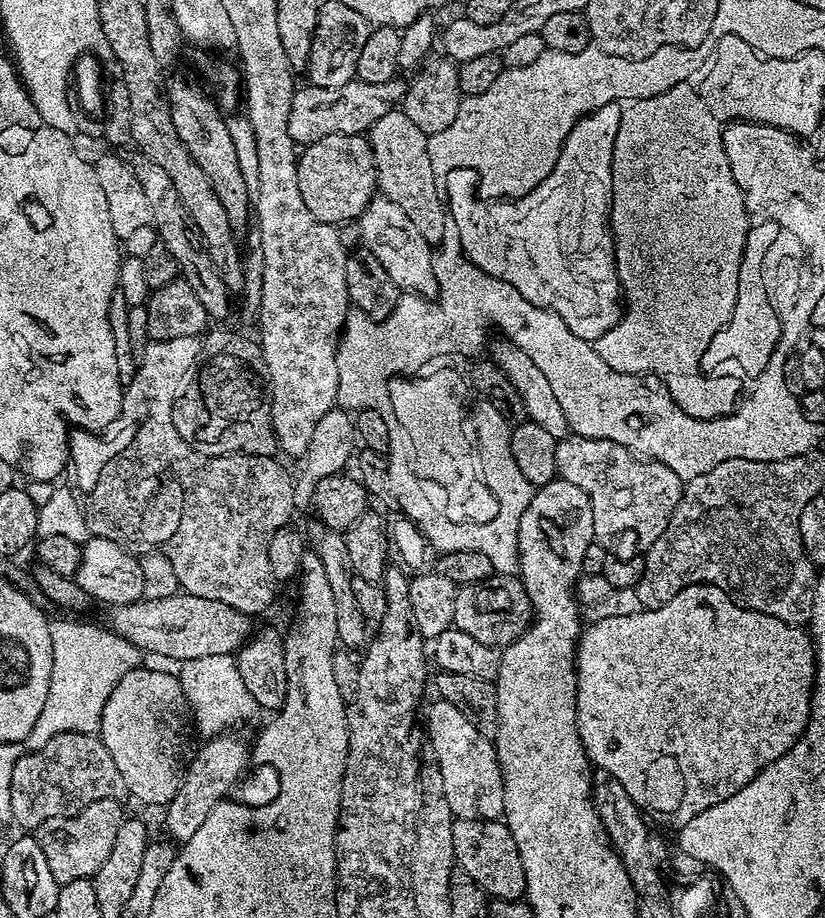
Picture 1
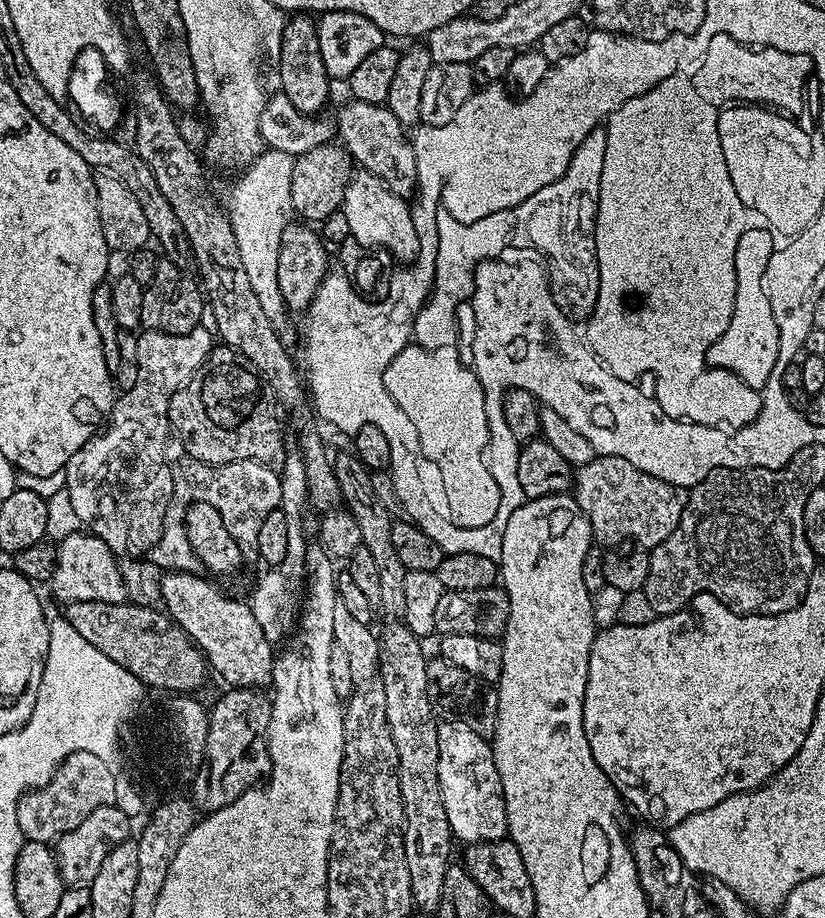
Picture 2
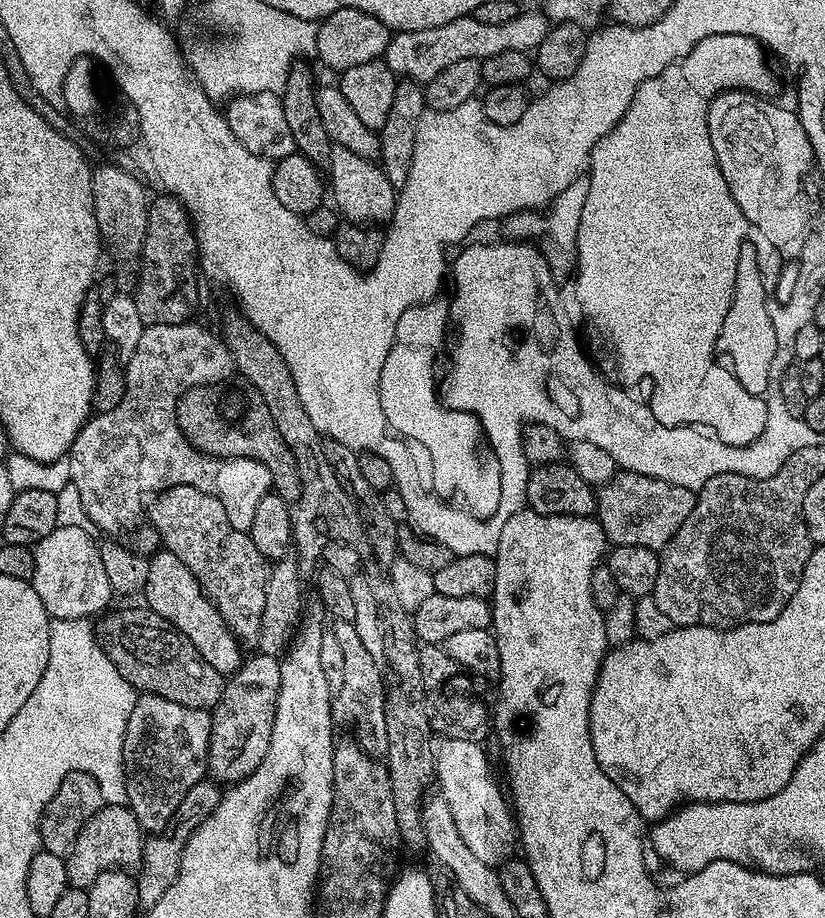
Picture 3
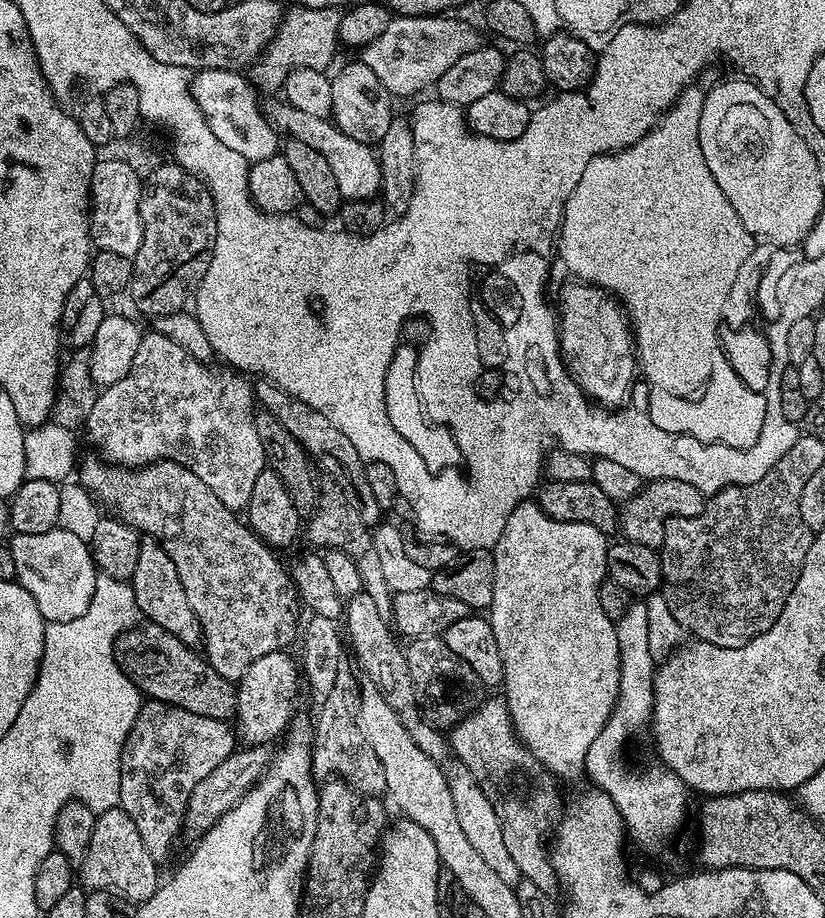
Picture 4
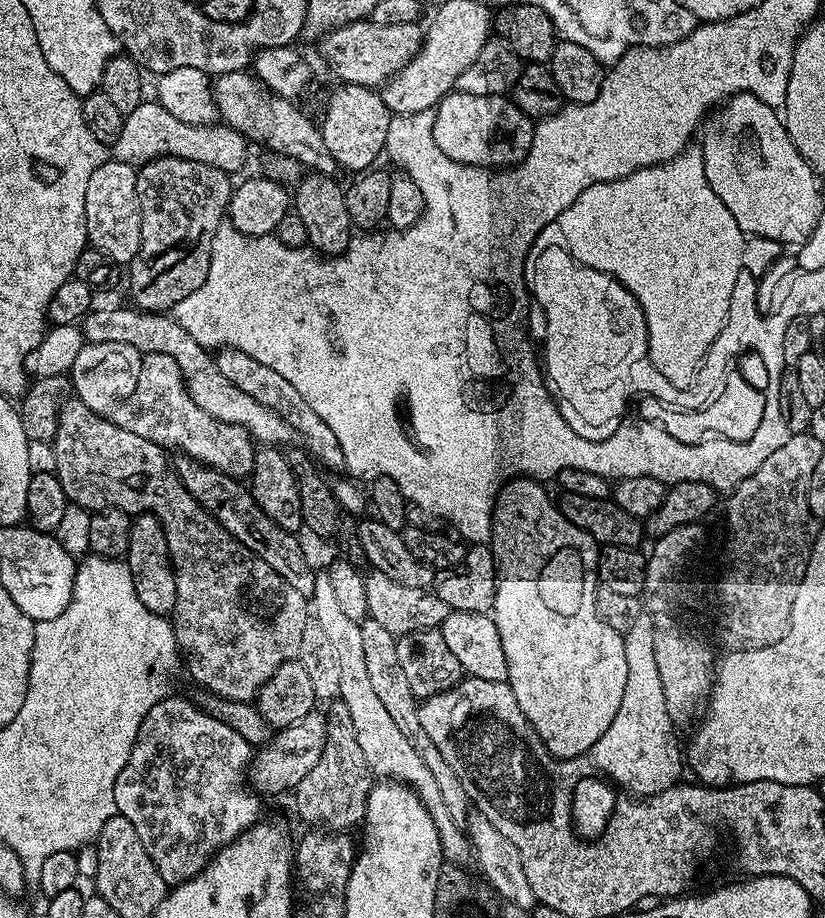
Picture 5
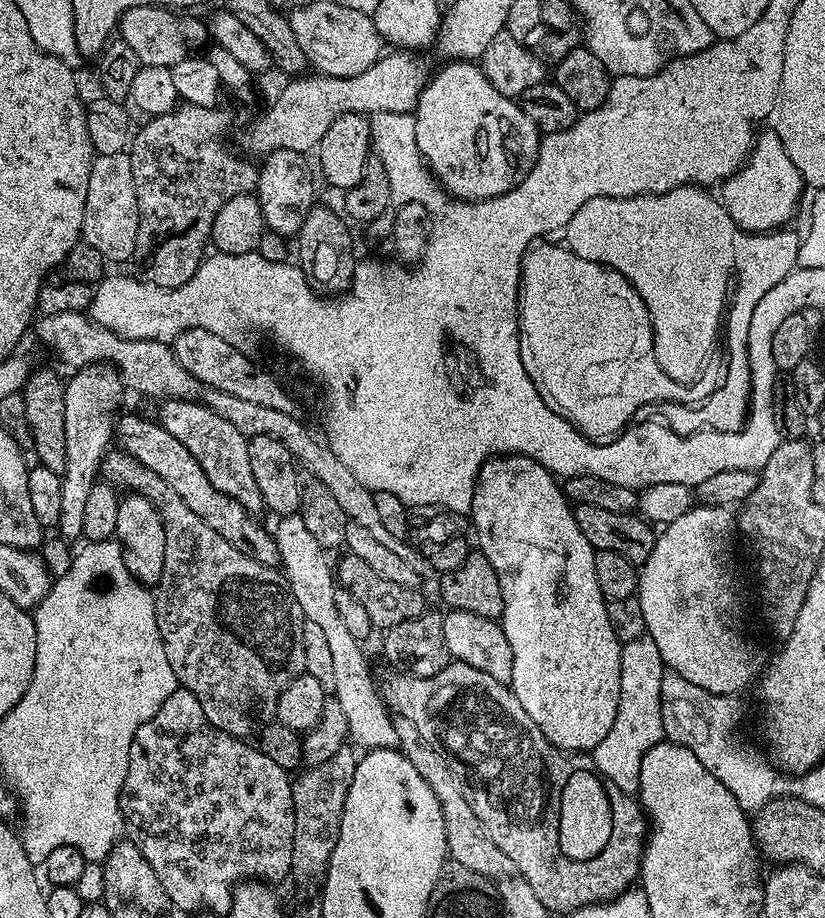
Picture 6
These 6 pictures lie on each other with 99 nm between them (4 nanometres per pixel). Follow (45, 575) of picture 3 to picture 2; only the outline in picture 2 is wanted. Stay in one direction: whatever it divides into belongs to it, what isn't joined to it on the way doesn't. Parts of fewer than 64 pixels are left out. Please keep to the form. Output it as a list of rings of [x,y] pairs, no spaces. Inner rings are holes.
[[[80,530],[73,536],[68,536],[64,541],[59,542],[55,549],[55,568],[50,581],[50,588],[54,595],[60,599],[60,602],[69,604],[77,600],[78,602],[118,602],[119,604],[127,601],[126,582],[122,582],[122,574],[120,573],[120,560],[106,546],[106,542],[102,542],[102,538],[93,536],[87,531]]]

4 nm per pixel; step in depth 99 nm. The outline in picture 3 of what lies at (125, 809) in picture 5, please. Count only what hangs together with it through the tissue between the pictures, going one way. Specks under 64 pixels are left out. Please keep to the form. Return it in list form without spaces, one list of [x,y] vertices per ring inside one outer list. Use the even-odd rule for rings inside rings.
[[[153,692],[137,695],[124,735],[124,781],[127,807],[132,809],[145,833],[155,834],[164,829],[174,810],[178,810],[182,798],[186,798],[190,786],[205,779],[211,729],[212,718],[209,709],[181,706],[179,702],[170,702],[170,698],[162,698]]]

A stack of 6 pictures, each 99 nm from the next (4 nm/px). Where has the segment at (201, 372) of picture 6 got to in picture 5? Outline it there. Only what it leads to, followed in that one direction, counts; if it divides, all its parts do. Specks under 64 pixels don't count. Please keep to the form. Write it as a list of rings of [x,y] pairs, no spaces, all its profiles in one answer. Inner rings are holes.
[[[222,348],[215,353],[214,359],[218,370],[222,370],[222,374],[226,374],[226,378],[230,378],[234,386],[238,386],[238,390],[250,394],[254,402],[262,402],[262,406],[270,406],[274,414],[284,418],[294,428],[297,437],[301,441],[304,439],[304,444],[308,447],[305,448],[307,455],[311,456],[321,469],[344,468],[342,446],[338,446],[338,438],[335,437],[334,430],[330,430],[330,426],[326,426],[326,422],[318,418],[318,413],[302,399],[302,394],[298,394],[295,386],[290,386],[287,378],[282,378],[282,374],[270,370],[270,366],[250,358],[250,354],[242,354],[242,350]]]

